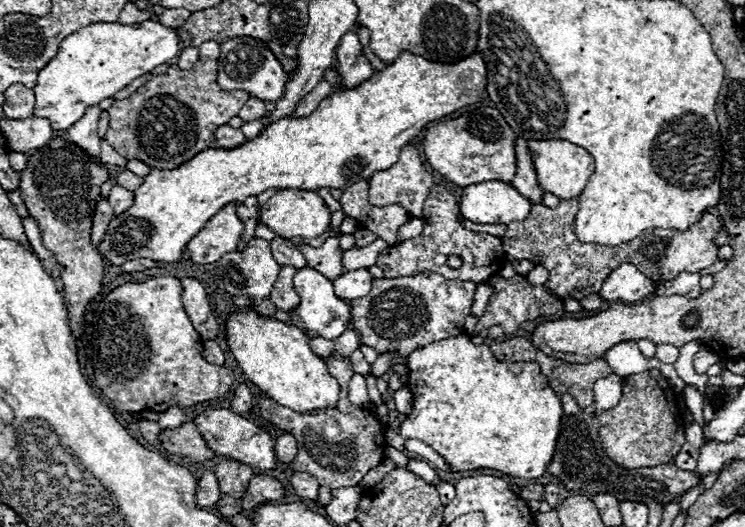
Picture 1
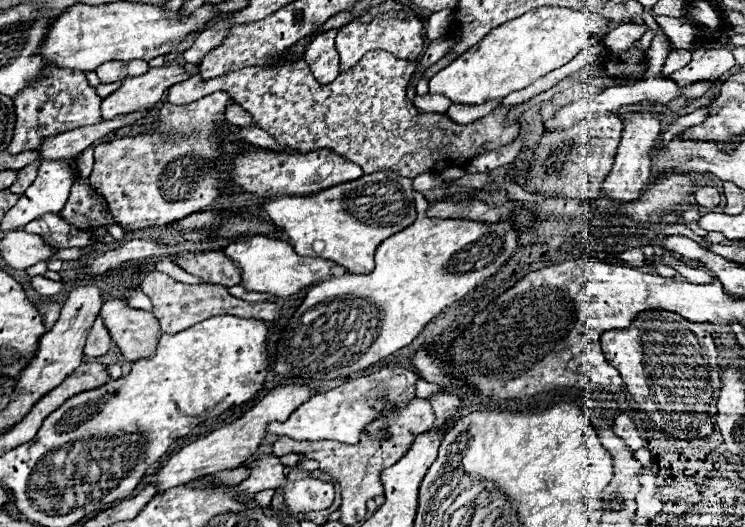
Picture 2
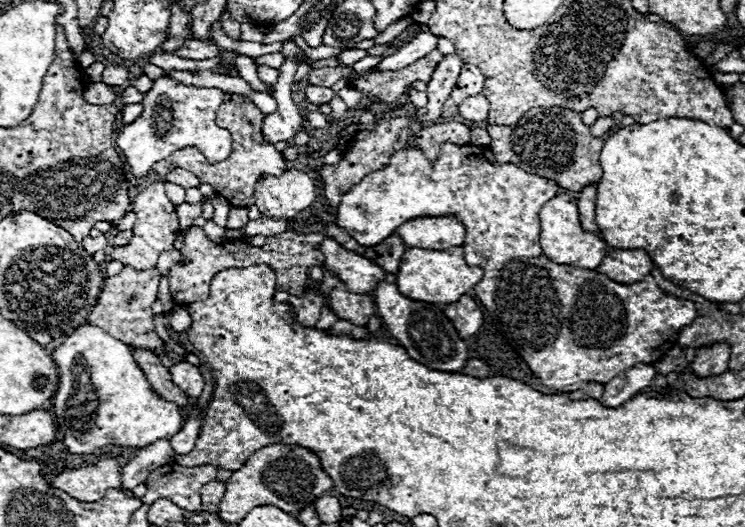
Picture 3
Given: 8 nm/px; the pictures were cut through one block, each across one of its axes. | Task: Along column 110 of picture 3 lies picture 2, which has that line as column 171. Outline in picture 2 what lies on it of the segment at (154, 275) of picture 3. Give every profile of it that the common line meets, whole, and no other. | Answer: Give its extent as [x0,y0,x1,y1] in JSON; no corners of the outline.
[142,272,280,332]

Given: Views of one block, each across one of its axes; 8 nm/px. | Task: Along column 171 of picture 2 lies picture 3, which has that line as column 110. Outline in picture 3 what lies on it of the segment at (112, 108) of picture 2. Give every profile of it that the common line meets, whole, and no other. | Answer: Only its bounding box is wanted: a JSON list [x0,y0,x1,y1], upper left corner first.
[104,66,130,88]

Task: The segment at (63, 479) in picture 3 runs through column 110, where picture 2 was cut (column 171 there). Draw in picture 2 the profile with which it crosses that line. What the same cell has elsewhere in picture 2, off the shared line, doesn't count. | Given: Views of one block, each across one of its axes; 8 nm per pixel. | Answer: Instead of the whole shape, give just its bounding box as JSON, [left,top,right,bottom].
[156,384,314,492]

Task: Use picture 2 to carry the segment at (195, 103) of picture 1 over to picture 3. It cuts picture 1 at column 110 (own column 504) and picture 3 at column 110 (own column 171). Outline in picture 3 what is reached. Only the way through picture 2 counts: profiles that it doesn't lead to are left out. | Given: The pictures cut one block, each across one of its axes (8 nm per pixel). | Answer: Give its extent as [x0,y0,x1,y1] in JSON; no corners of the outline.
[84,82,116,106]

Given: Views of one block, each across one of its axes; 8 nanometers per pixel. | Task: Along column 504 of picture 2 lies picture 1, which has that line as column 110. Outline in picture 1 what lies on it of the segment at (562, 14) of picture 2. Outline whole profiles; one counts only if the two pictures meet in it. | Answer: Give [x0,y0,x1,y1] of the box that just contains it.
[34,20,178,130]

